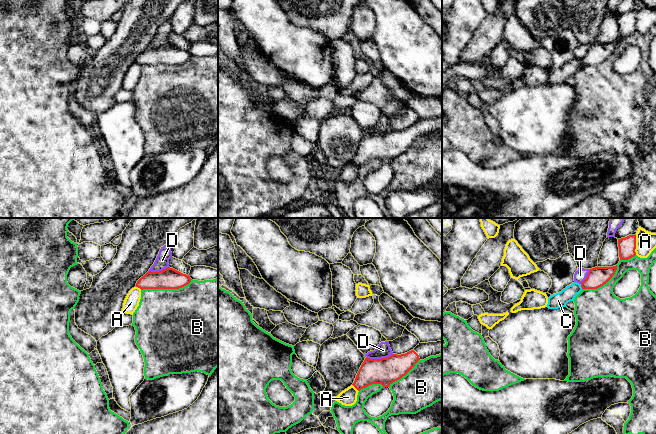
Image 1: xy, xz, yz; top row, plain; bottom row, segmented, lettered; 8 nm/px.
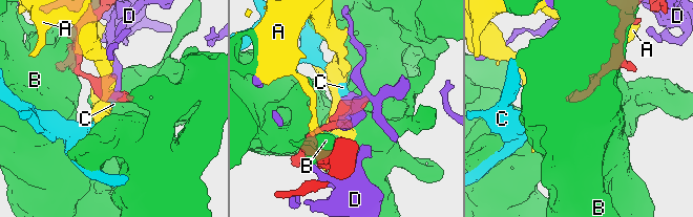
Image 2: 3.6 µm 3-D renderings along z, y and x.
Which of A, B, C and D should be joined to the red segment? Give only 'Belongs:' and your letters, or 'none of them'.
Belongs: none of them

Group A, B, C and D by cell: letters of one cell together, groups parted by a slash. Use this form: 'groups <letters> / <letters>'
groups A / B / C / D

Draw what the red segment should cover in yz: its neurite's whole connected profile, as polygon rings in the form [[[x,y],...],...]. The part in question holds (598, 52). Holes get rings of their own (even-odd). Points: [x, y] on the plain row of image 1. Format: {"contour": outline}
{"contour": [[[617,41],[613,43],[595,43],[590,45],[586,55],[581,59],[582,65],[597,65],[606,60],[615,50]]]}

